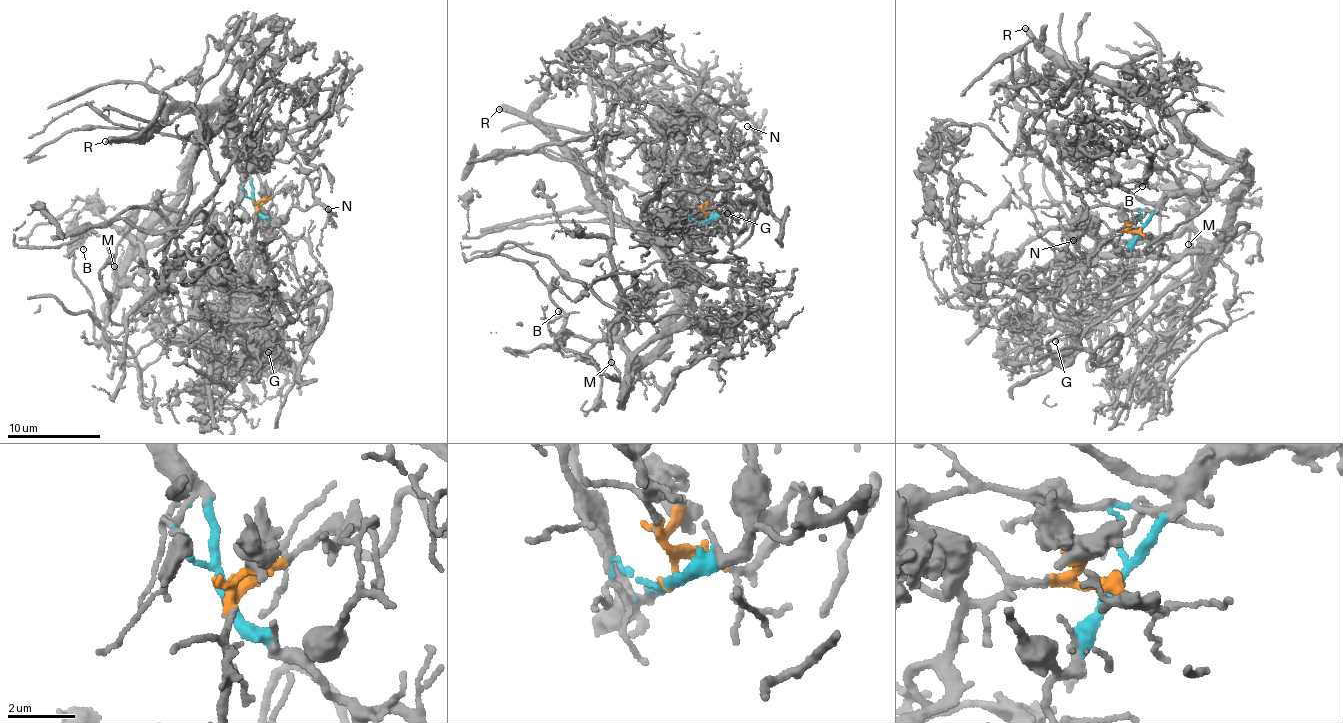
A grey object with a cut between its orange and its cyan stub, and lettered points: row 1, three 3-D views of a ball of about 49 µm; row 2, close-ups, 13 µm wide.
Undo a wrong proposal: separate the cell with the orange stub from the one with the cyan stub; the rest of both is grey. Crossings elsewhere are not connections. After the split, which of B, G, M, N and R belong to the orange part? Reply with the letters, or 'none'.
G

